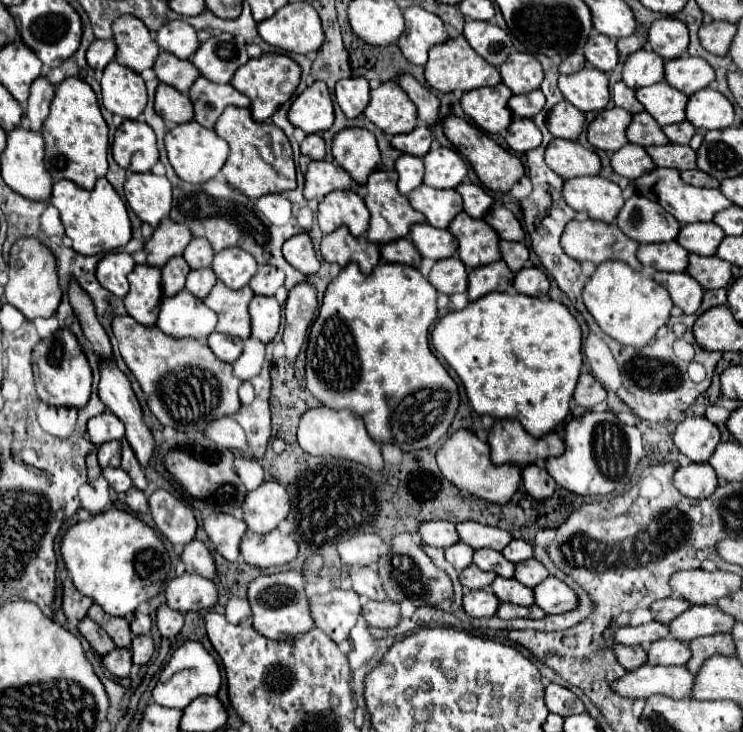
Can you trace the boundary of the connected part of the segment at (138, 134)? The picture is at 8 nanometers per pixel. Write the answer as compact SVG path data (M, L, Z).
M127 119L117 127L111 153L119 167L133 173L151 171L151 167L159 161L155 133L141 121Z

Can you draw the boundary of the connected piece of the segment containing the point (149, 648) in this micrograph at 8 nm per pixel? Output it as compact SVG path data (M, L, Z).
M137 635L131 643L131 651L133 651L133 663L135 665L147 665L153 657L155 643L149 635Z

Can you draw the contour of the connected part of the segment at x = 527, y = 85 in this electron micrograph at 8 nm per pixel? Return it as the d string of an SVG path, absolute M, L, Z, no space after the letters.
M513 51L507 61L499 67L499 73L503 77L503 83L517 95L517 93L529 93L539 89L543 81L543 69L541 63L535 59L533 53L521 53Z

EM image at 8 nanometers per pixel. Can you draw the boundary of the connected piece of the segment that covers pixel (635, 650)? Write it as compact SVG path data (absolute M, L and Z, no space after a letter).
M615 645L615 653L617 653L617 659L621 661L621 665L627 669L627 671L633 671L633 669L639 669L641 665L647 663L647 651L639 645L635 647L629 647L629 645Z

